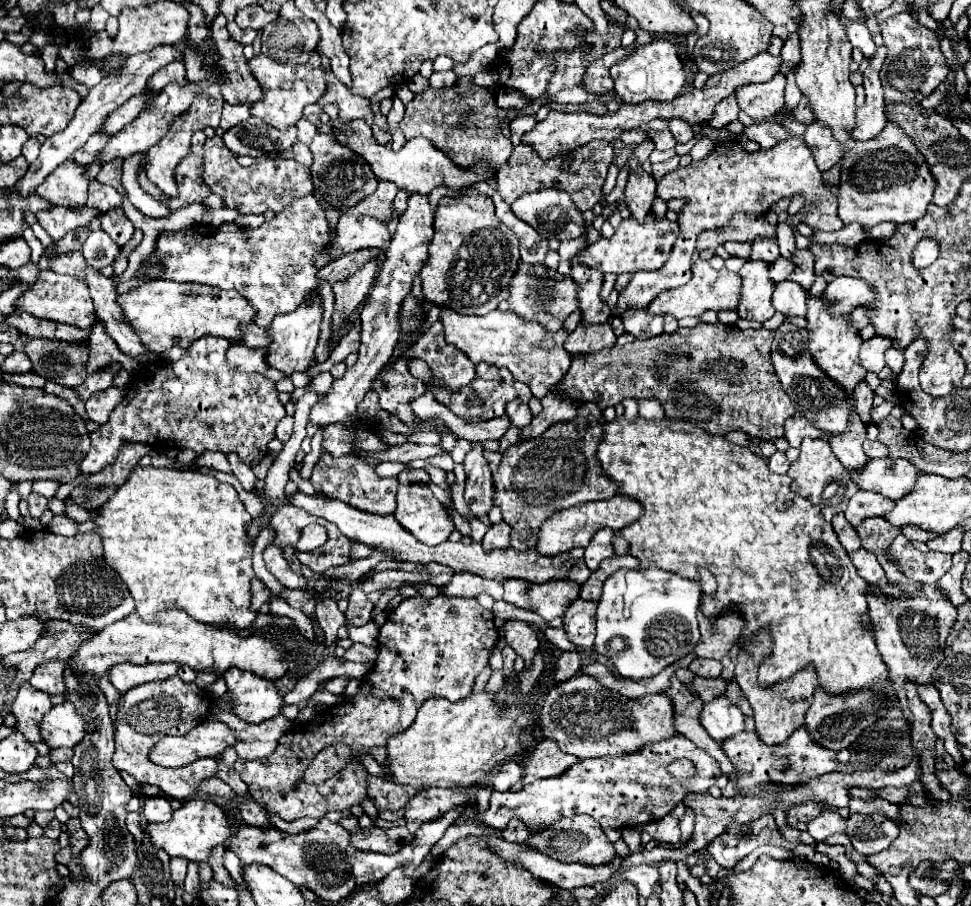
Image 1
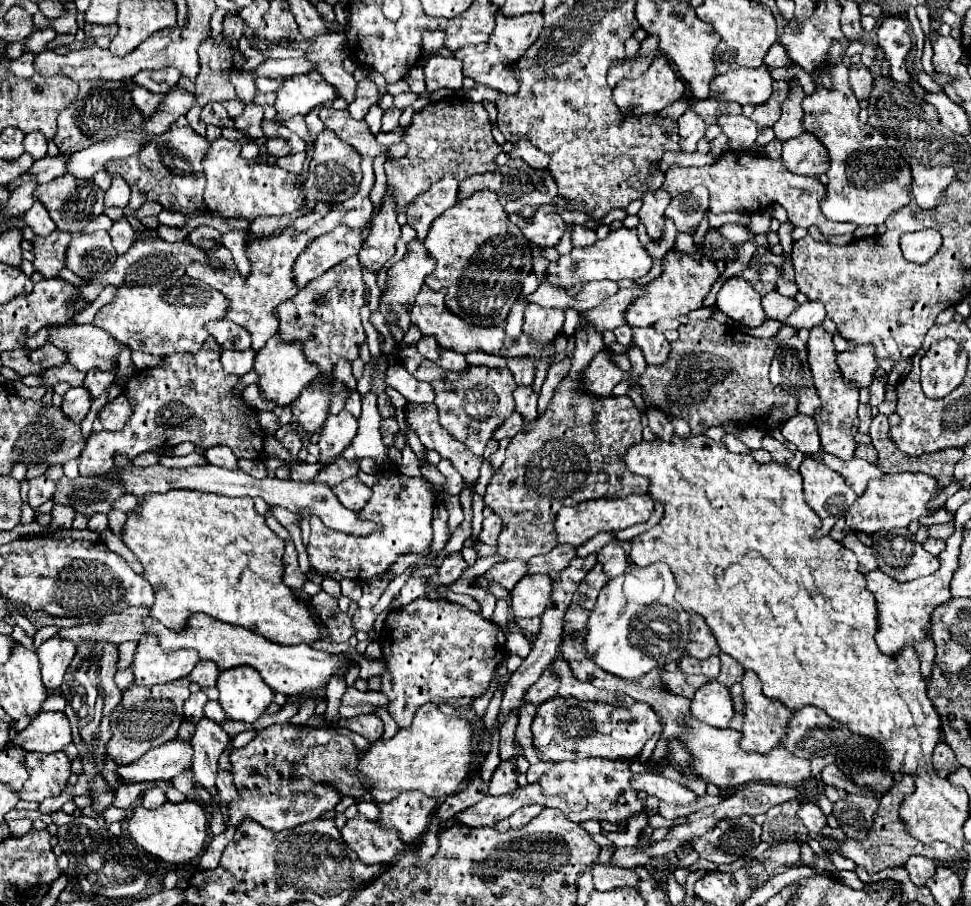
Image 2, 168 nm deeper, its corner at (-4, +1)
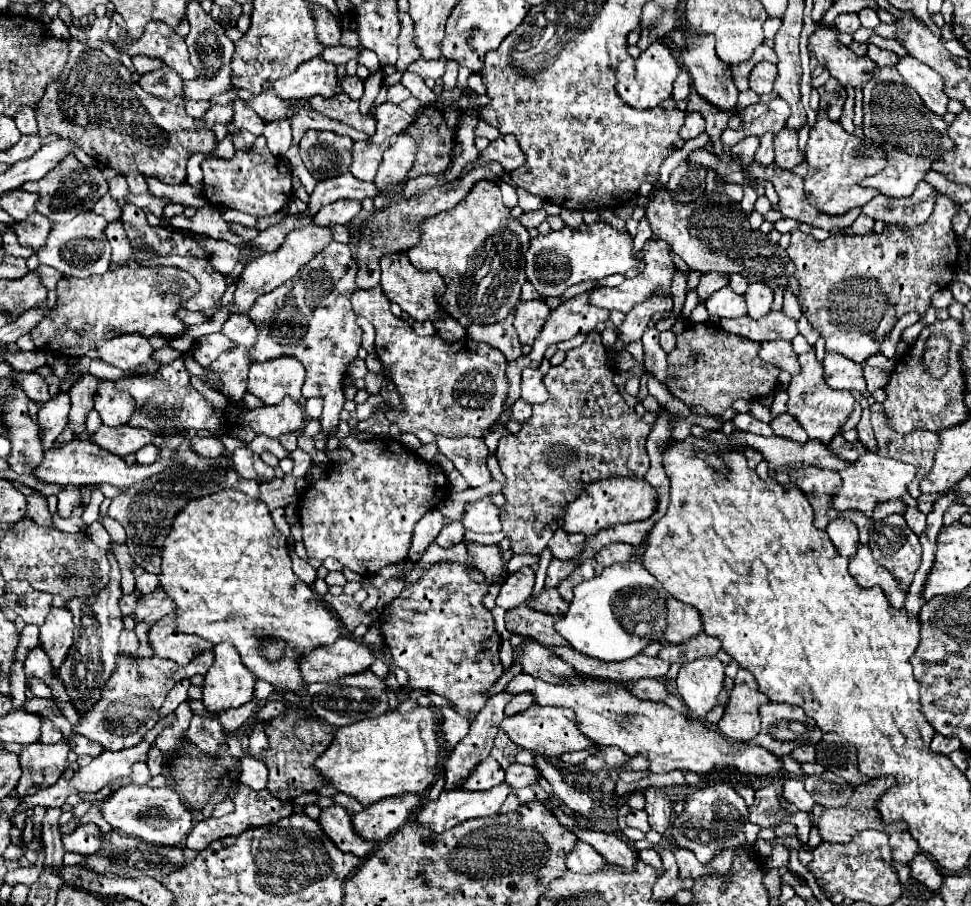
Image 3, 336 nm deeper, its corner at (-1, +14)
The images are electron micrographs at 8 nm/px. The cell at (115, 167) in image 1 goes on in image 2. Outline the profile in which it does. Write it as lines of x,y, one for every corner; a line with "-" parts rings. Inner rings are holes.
112,177
112,185
104,197
104,205
106,207
112,207
112,205
114,207
126,207
128,201
130,201
130,191
128,191
126,181
122,181
120,177

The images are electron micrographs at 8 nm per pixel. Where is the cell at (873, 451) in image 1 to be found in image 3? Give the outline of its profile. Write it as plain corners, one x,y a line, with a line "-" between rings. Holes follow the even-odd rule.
837,434
837,438
833,438
833,442
829,444
829,448
831,448
839,458
845,458
845,460
849,460
849,462
855,462
861,454
867,454
867,452
869,452
861,440
857,440
857,442
847,442
847,440
843,438
843,434

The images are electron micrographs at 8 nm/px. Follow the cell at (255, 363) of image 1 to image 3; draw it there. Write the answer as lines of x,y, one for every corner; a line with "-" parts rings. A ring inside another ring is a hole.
221,332
219,334
209,334
209,336
201,336
195,340
199,344
197,348
197,354
195,354
195,360
201,364
201,366
211,366
223,352
227,350
233,350
235,344
223,336

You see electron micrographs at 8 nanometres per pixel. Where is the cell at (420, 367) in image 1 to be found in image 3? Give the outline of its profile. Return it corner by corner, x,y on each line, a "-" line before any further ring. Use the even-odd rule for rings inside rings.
379,284
369,290
357,290
351,302
355,314
375,326
375,352
405,400
405,412
395,408
387,412
389,422
397,424
401,432
415,434
419,428
427,428
433,434
481,438
497,422
509,390
505,376
507,358
499,350
489,344
443,342
439,336
417,336
409,322
393,316
391,302

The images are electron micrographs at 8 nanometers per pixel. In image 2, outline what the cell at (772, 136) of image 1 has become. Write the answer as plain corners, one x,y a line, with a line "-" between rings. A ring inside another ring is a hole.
722,115
716,125
730,139
734,151
748,151
756,141
756,123
744,115

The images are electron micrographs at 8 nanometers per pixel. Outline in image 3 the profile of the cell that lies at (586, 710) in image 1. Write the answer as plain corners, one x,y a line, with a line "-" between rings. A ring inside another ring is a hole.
531,704
527,710
519,712
519,714
513,714
513,716
507,716
501,726
501,730
505,730
509,734
509,738
533,752
533,754
541,754
541,756
547,756
547,758
559,758
561,754
565,752
573,752
573,750
587,750
587,748
593,748
593,740
589,740
577,726
577,720
575,720
575,712
573,710
567,710
567,708
555,708
555,706
539,706
539,704

